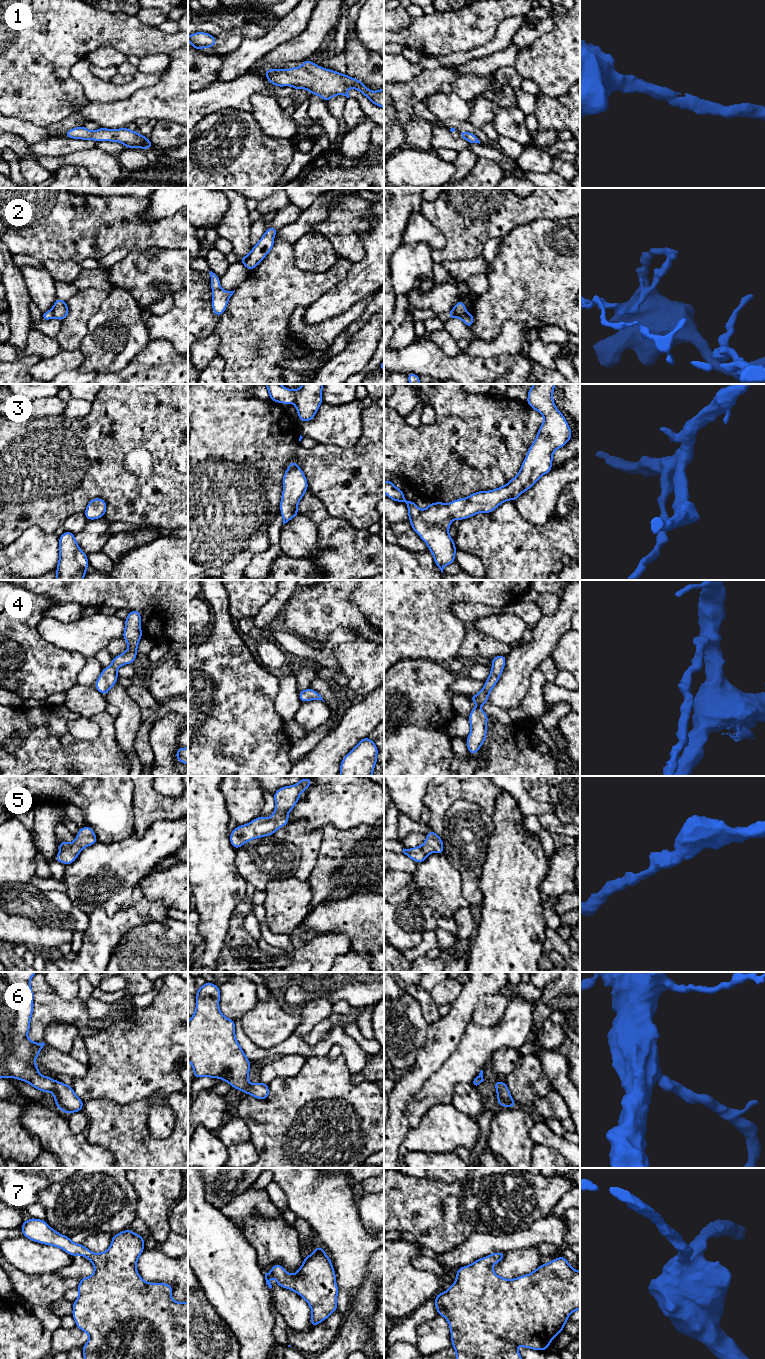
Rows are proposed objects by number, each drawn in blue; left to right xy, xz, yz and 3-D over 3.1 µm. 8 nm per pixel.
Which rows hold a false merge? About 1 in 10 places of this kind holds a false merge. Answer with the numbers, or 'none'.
2

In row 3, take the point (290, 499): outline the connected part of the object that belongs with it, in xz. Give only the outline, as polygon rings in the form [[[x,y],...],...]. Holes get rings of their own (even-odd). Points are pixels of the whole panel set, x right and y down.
[[[292,460],[283,476],[283,491],[280,501],[280,514],[283,517],[283,525],[299,515],[297,506],[307,490],[306,476],[296,464],[296,461]]]

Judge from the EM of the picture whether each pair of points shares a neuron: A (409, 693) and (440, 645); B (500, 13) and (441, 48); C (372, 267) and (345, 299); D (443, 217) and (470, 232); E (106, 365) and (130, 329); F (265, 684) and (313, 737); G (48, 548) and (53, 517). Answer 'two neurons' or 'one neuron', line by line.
A: two neurons
B: one neuron
C: one neuron
D: one neuron
E: one neuron
F: two neurons
G: two neurons

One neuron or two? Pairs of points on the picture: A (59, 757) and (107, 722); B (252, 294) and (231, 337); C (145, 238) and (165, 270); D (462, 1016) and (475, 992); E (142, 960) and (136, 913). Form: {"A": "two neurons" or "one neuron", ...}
{"A": "one neuron", "B": "one neuron", "C": "two neurons", "D": "one neuron", "E": "two neurons"}

